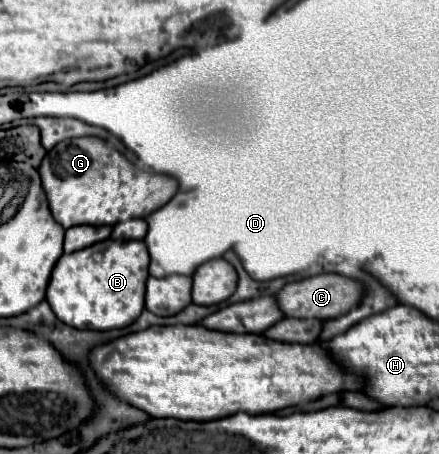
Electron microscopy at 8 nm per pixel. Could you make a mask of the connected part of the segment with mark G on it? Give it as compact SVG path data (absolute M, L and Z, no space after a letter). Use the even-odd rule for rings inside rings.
M95 136L69 138L53 146L43 158L39 174L47 192L49 208L63 228L77 224L113 226L111 220L123 222L131 218L147 218L153 210L167 204L179 188L177 180L171 176L137 170L107 140Z

